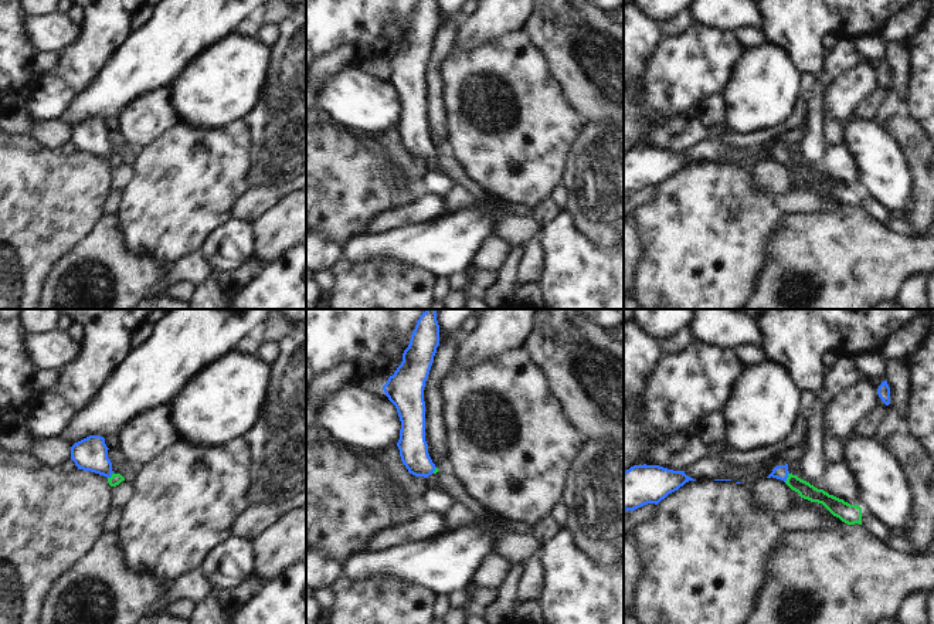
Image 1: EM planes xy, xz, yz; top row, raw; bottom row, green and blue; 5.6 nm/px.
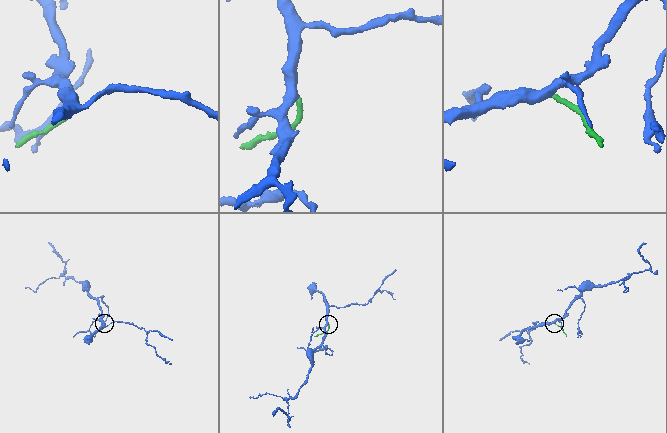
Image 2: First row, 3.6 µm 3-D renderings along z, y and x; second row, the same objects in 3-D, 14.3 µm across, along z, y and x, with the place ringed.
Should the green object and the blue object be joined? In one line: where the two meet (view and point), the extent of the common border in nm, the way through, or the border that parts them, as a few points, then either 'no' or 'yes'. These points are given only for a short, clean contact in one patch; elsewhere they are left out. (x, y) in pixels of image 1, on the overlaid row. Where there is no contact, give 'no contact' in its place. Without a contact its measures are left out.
yz (788, 477) | 60 nm | across yz (807, 491), (788, 477), (781, 472) | yes

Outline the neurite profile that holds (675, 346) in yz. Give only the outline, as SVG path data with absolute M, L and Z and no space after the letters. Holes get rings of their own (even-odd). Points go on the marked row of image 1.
M690 328L682 329L679 333L673 336L672 340L660 343L660 350L663 355L679 355L687 347L687 345L692 340L693 340L693 333Z

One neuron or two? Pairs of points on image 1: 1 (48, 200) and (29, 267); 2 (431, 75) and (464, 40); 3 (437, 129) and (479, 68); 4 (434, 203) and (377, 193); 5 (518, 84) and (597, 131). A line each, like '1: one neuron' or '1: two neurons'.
1: one neuron
2: two neurons
3: two neurons
4: two neurons
5: two neurons

